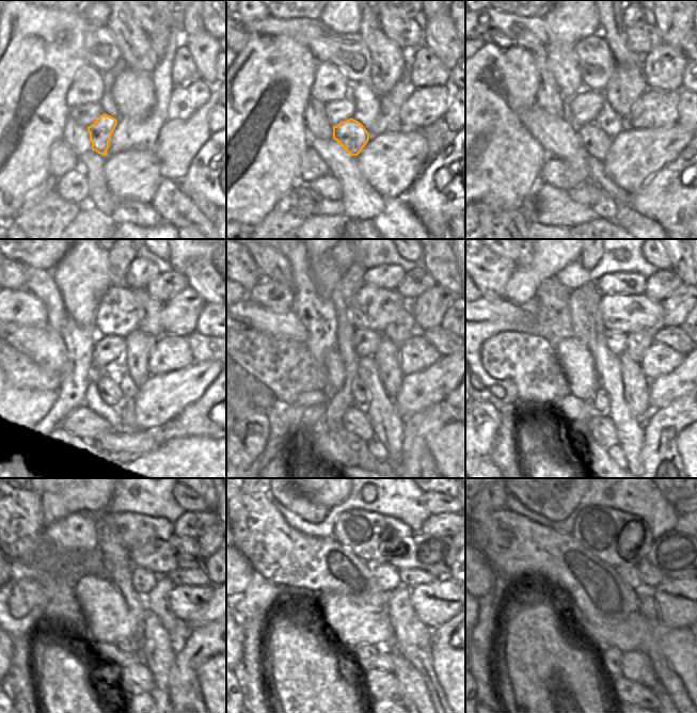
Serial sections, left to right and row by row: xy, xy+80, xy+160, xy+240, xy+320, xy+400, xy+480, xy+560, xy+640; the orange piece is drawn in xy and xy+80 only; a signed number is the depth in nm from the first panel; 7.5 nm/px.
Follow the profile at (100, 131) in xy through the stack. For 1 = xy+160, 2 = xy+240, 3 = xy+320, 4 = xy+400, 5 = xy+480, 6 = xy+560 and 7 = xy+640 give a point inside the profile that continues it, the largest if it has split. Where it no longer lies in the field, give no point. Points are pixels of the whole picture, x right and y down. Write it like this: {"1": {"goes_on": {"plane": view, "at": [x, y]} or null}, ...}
{"1": {"goes_on": {"plane": "xy+160", "at": [596, 142]}}, "2": {"goes_on": {"plane": "xy+240", "at": [114, 387]}}, "3": {"goes_on": {"plane": "xy+320", "at": [360, 391]}}, "4": {"goes_on": {"plane": "xy+400", "at": [601, 401]}}, "5": {"goes_on": {"plane": "xy+480", "at": [131, 645]}}, "6": {"goes_on": {"plane": "xy+560", "at": [365, 651]}}, "7": {"goes_on": {"plane": "xy+640", "at": [610, 656]}}}

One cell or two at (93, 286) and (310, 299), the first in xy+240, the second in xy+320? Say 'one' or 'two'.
two

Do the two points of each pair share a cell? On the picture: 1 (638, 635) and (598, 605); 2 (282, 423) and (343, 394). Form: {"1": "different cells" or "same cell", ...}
{"1": "different cells", "2": "different cells"}

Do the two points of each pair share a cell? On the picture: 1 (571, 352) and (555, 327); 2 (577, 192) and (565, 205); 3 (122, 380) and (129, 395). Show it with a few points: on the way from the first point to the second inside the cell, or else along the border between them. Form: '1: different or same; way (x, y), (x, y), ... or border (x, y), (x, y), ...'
1: different; border (573, 336), (564, 338), (554, 349)
2: different; border (567, 190), (573, 200), (590, 207)
3: same; way (122, 383), (122, 387), (126, 392)

